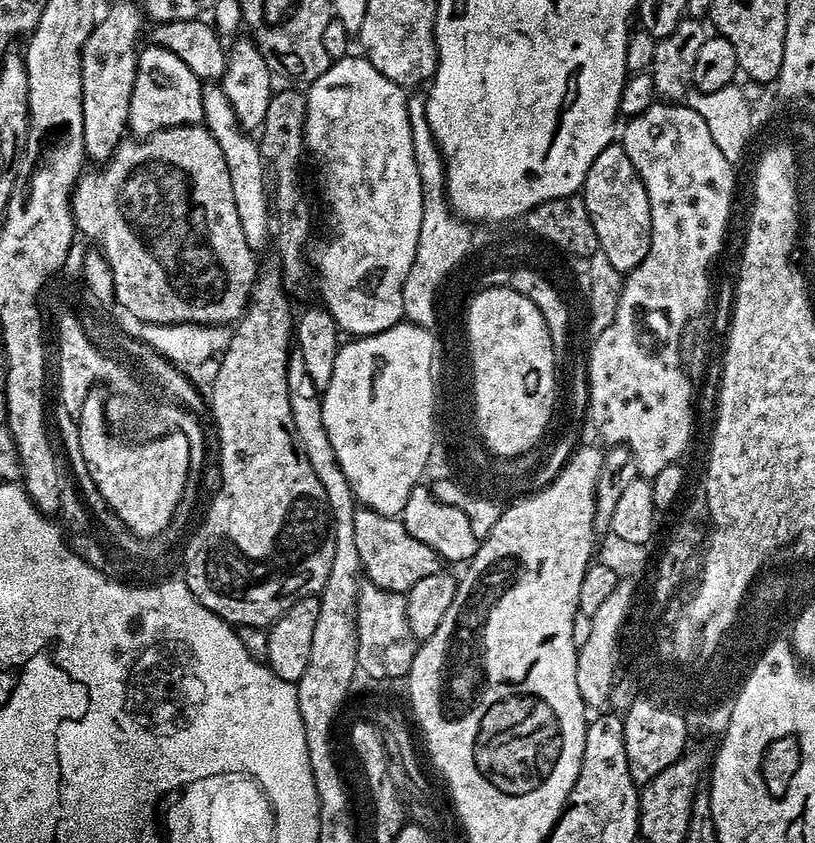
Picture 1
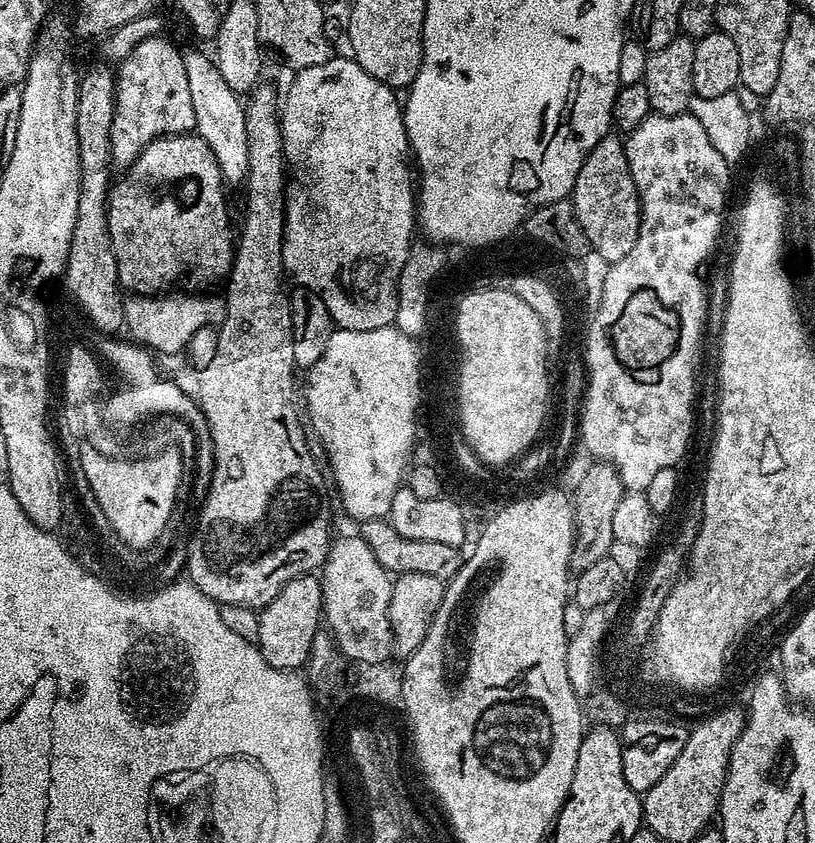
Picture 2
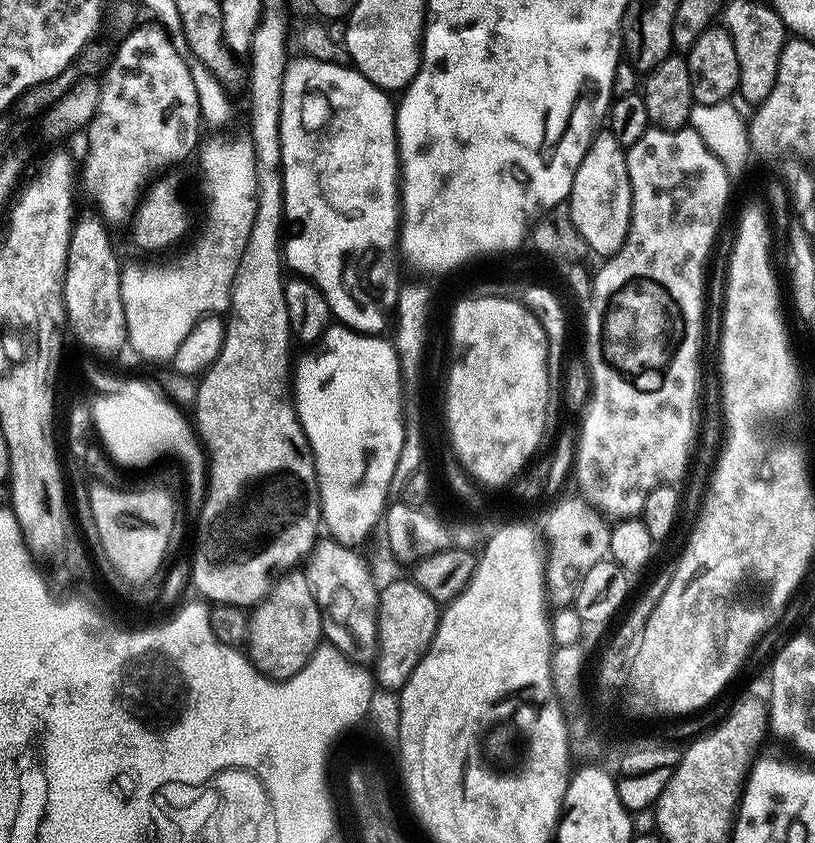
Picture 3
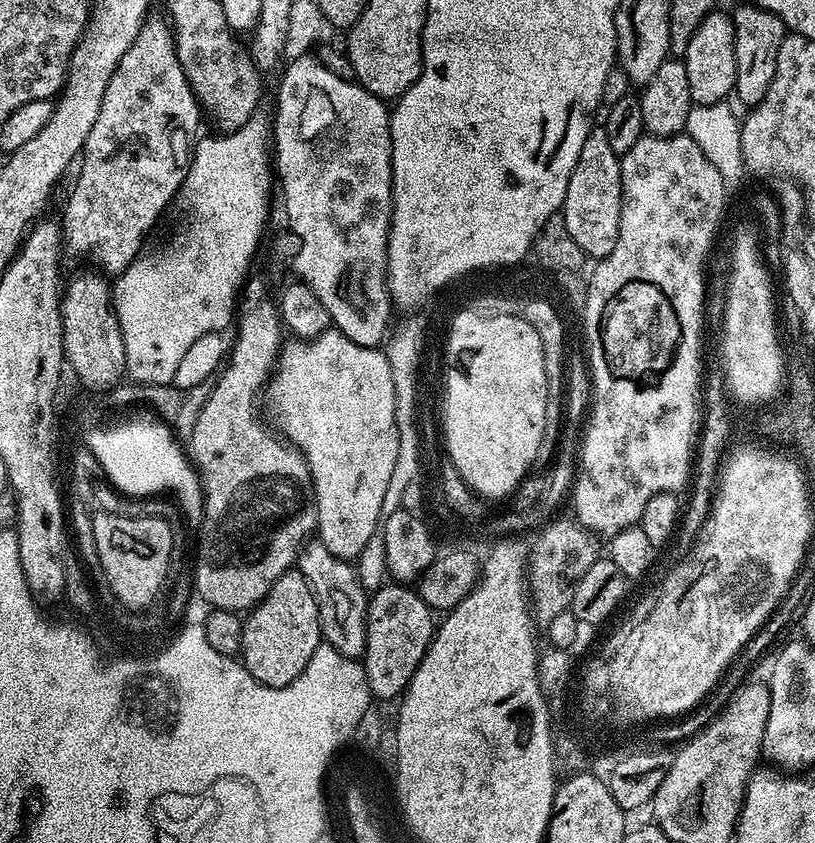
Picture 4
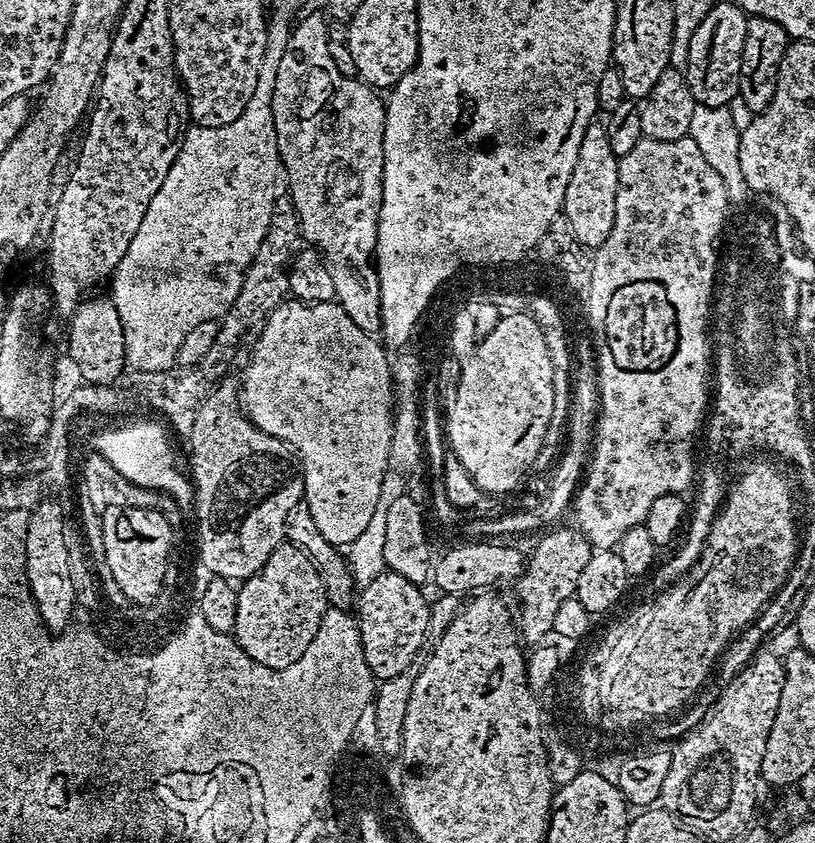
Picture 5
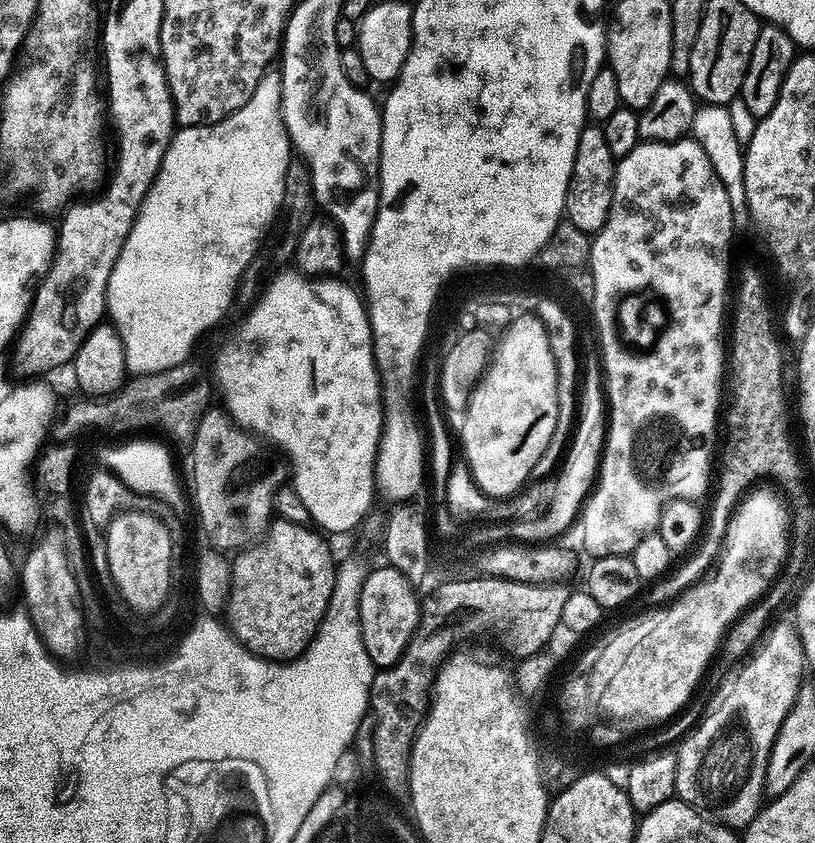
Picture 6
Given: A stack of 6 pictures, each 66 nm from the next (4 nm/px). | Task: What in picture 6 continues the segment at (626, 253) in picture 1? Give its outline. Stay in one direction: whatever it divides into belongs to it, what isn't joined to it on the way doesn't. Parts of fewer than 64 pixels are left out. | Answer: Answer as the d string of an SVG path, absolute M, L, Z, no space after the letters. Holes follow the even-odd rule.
M592 122L577 135L578 150L571 164L572 177L568 183L568 193L564 199L566 218L578 230L589 234L600 231L610 214L610 202L614 190L617 157L610 154L610 146L606 146L606 134L599 123Z

